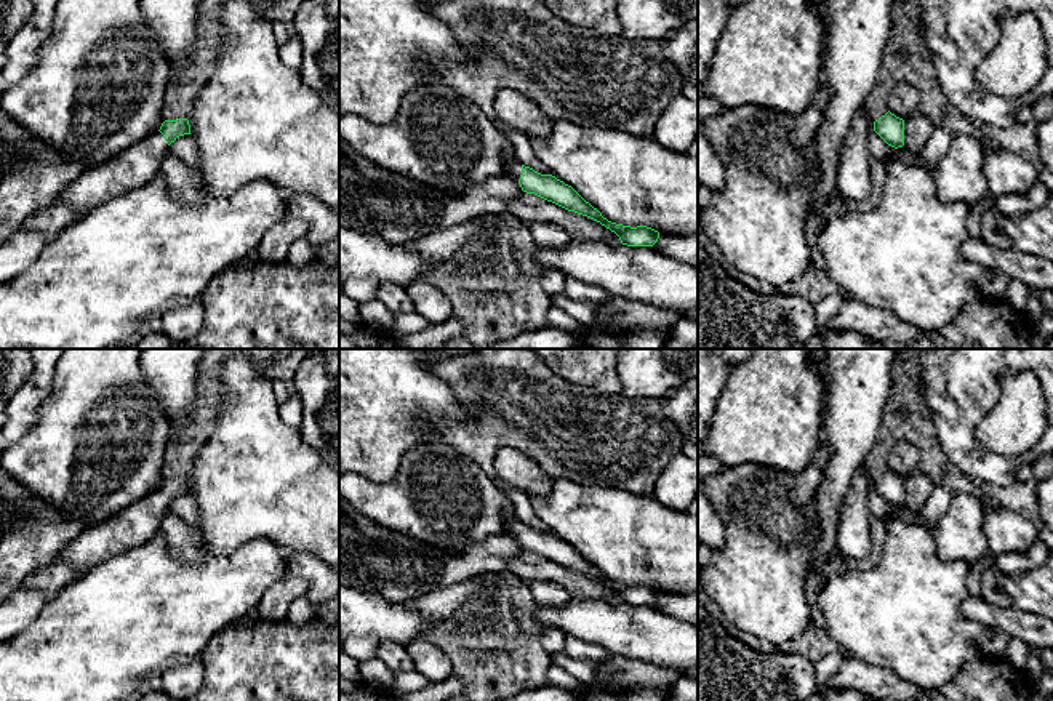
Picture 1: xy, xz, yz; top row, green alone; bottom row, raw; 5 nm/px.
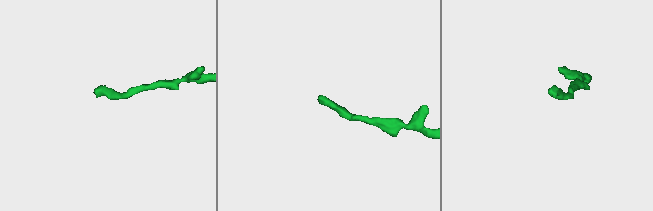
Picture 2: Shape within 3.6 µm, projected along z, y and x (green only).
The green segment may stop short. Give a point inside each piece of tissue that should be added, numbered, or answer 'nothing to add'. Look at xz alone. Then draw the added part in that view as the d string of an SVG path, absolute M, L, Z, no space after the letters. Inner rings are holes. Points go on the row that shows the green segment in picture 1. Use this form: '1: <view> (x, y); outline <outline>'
1: xz (516, 172); outline M515 158L510 160L510 163L514 166L506 174L518 182L520 176L522 176L522 163L518 163Z

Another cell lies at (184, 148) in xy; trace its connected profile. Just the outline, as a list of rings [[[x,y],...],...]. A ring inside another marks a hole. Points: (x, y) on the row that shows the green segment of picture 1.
[[[190,134],[176,138],[176,141],[168,146],[168,154],[179,157],[190,170],[195,170],[198,165],[198,149]]]

